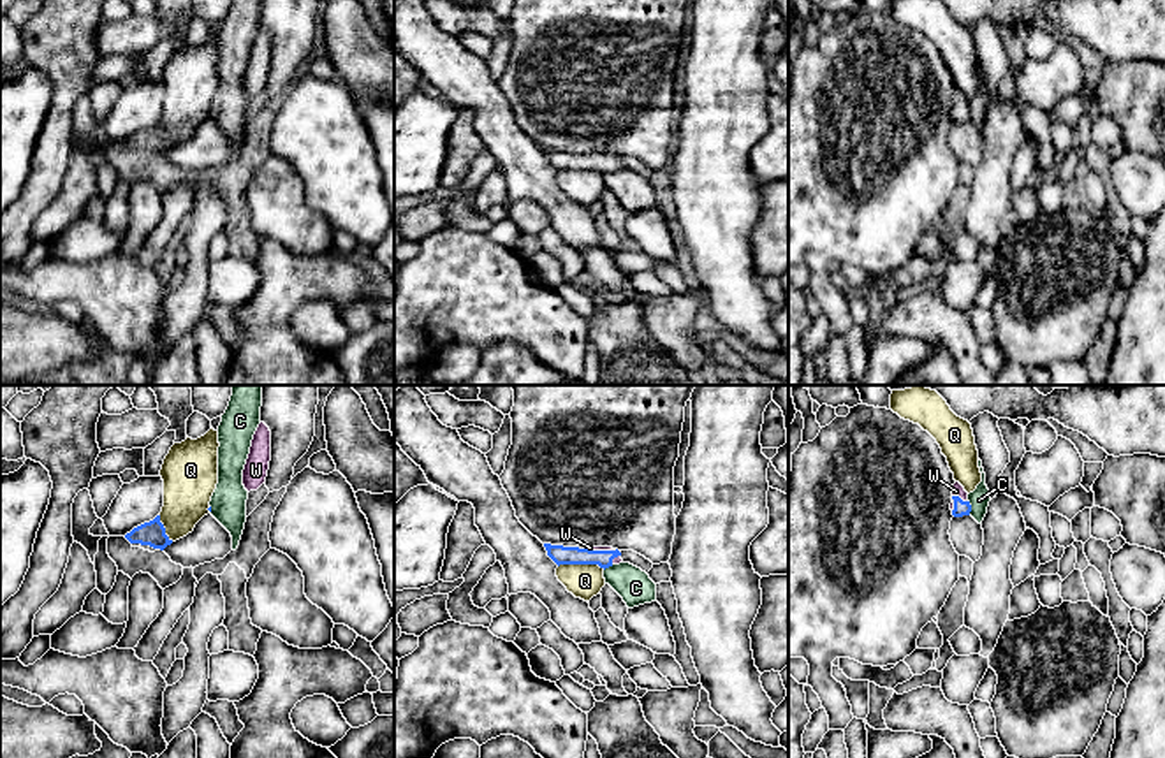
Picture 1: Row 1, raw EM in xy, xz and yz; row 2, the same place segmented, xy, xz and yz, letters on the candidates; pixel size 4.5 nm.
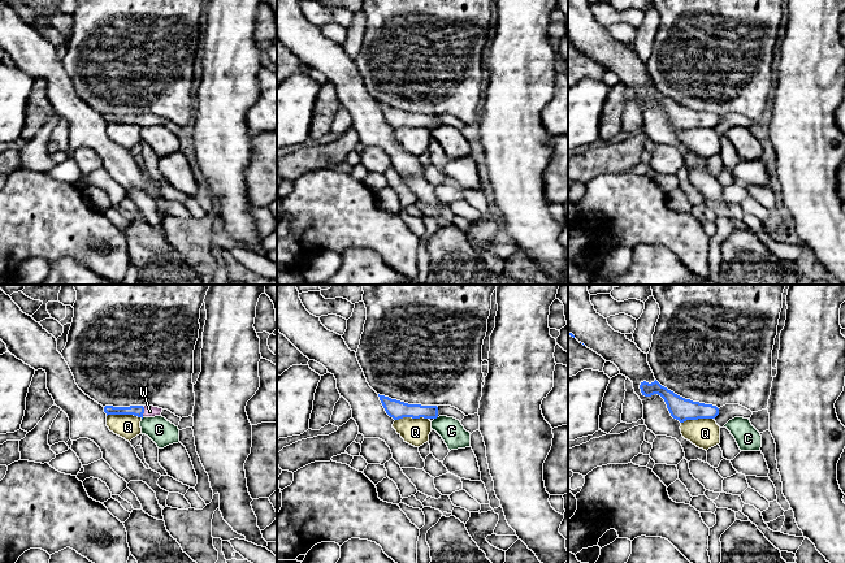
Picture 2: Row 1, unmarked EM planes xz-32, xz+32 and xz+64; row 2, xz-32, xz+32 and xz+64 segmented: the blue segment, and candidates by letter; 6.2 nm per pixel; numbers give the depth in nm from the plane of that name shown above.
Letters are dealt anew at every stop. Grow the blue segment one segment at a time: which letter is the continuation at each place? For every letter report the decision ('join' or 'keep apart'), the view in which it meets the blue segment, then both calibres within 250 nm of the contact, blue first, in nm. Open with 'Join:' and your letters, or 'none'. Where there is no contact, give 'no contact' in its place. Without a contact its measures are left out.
Join: W
C: keep apart; contact in yz; calibres 70 and 90 nm
Q: keep apart; contact in xz; calibres 90 and 160 nm
W: join; contact in yz; calibres 70 and 50 nm

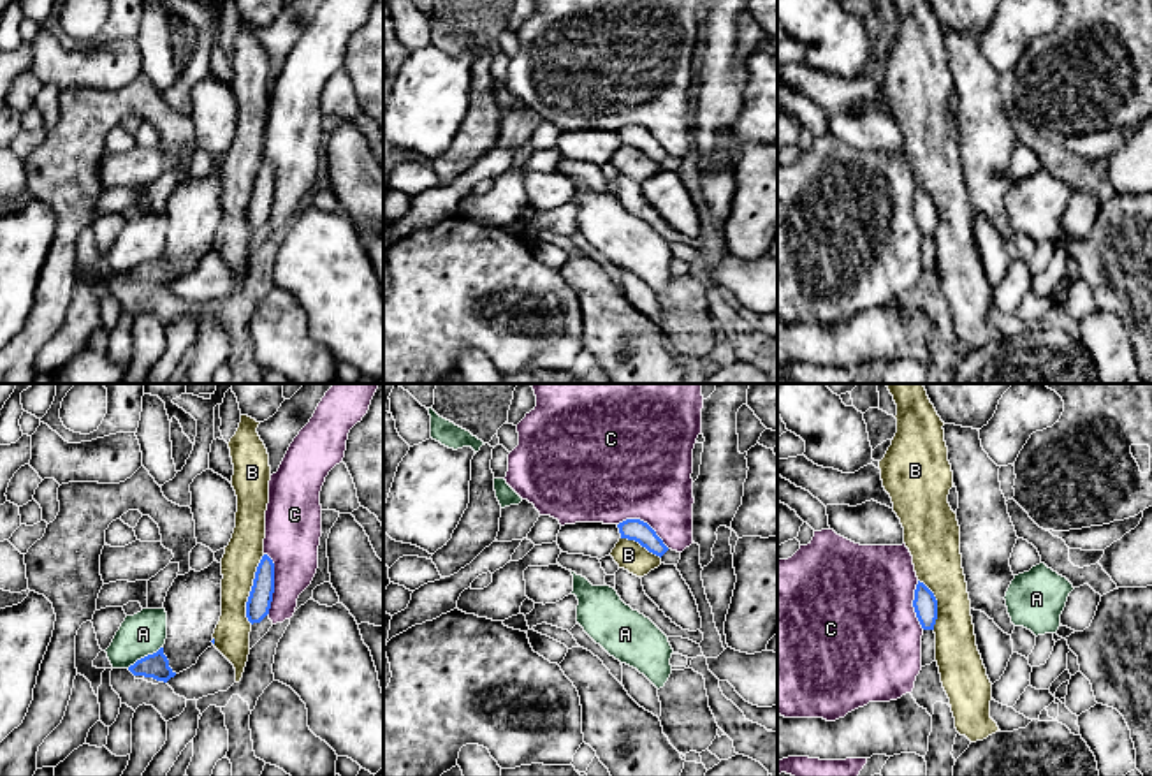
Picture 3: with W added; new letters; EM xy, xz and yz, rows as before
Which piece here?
Join: none
A: keep apart; contact in xy; calibres 120 and 200 nm
B: keep apart; contact in xy; calibres 110 and 160 nm
C: keep apart; contact in xy; calibres 110 and 260 nm

